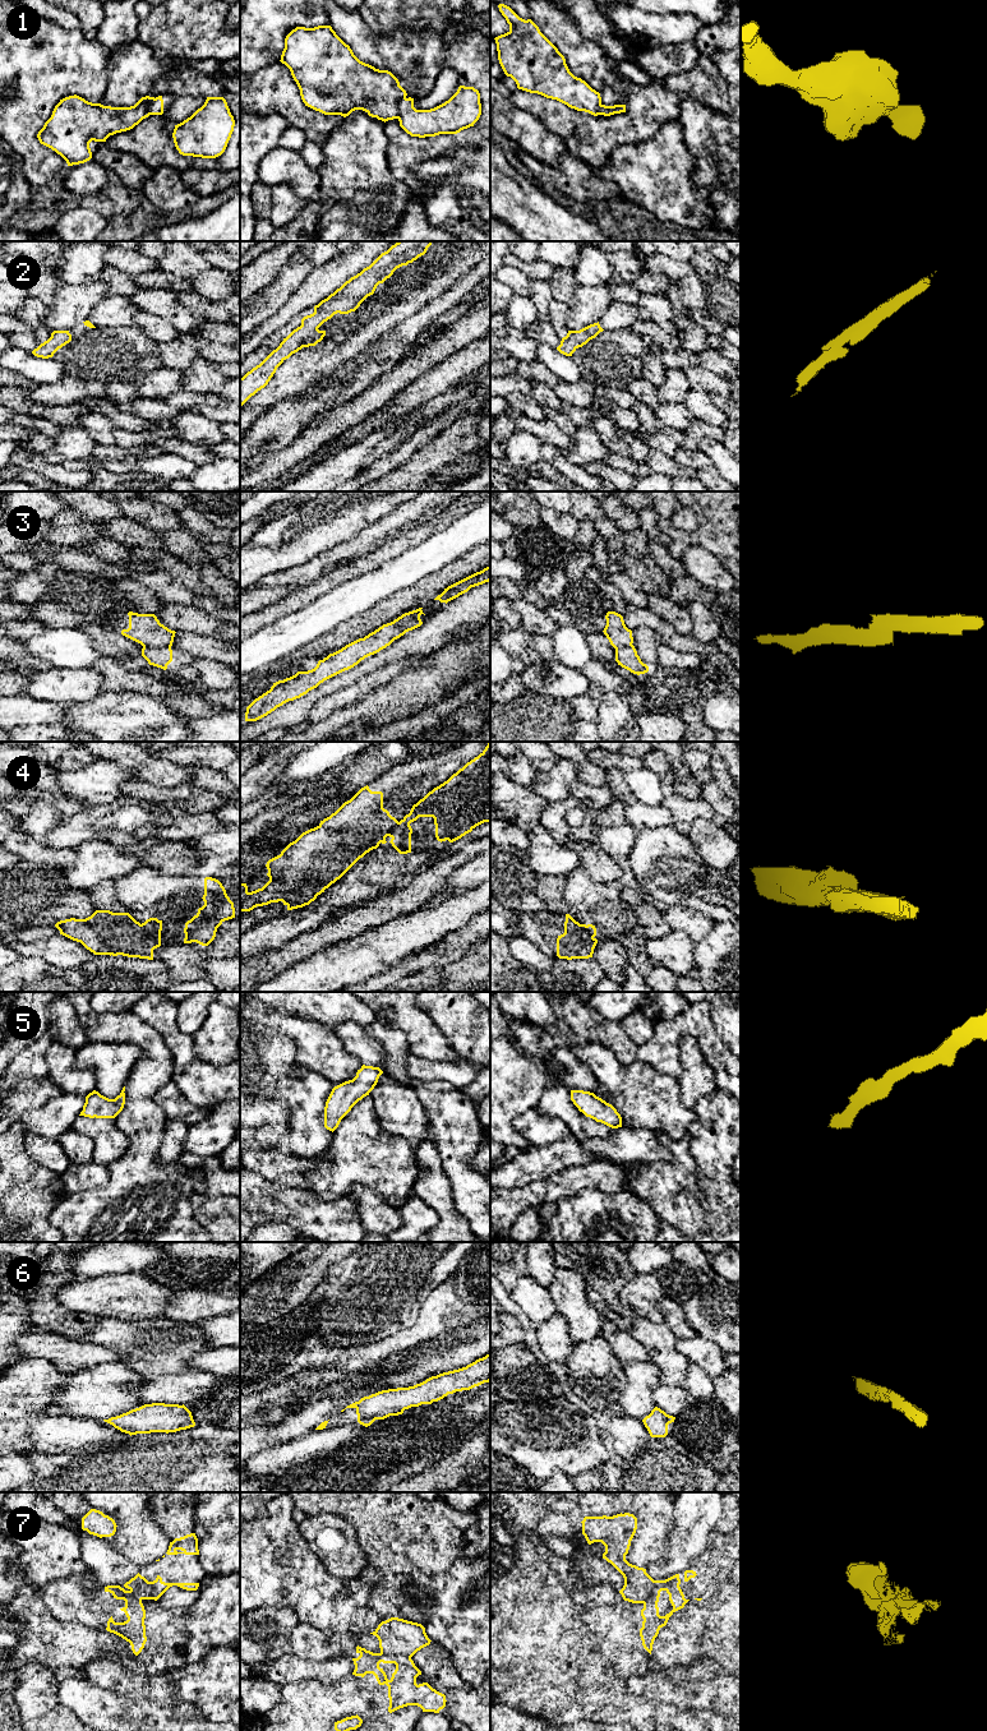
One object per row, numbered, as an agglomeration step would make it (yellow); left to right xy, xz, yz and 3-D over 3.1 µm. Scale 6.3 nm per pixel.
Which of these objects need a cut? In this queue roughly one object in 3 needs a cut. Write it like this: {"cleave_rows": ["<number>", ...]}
{"cleave_rows": ["3", "4", "7"]}

